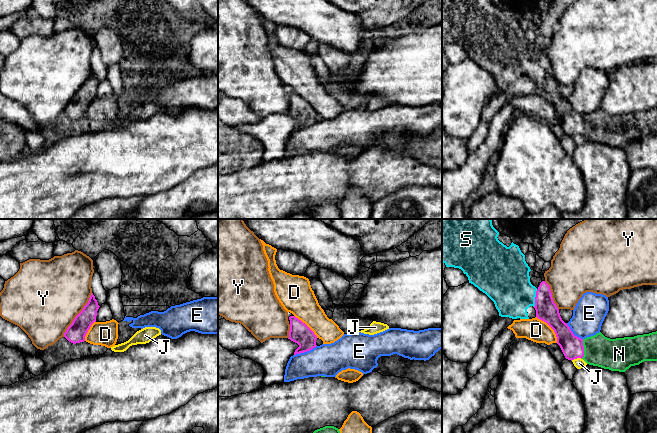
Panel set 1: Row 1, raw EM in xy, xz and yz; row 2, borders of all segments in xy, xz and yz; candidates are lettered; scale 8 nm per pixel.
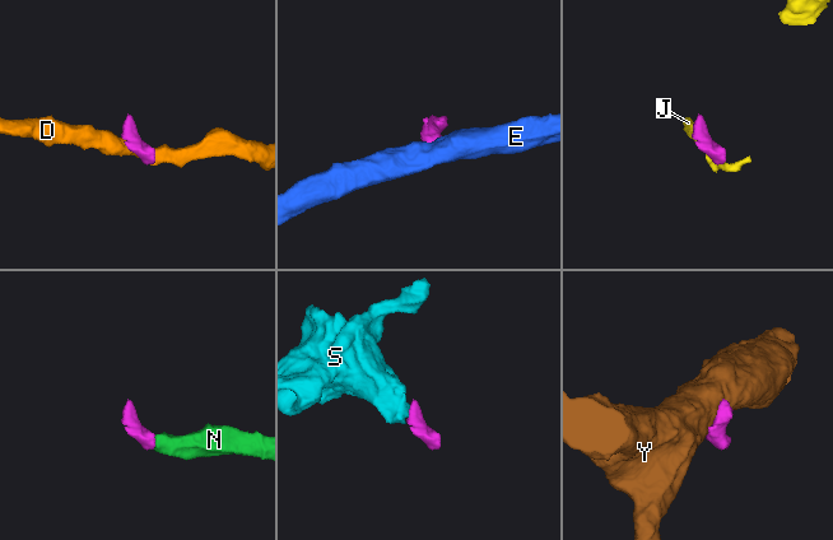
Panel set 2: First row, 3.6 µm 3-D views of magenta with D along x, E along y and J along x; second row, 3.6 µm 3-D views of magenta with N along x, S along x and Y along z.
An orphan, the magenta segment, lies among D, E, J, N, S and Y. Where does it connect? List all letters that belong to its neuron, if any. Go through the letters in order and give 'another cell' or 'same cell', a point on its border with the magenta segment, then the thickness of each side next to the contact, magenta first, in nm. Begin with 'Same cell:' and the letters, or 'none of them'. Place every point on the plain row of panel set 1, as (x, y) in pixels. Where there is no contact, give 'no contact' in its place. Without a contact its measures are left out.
Same cell: N, S
D: another cell | yz (551, 103) | 180/190 nm
E: another cell | xz (305, 127) | 170/260 nm
J: another cell | yz (576, 134) | 180/90 nm
N: same cell | yz (583, 125) | 180/260 nm
S: same cell | yz (535, 74) | 180/360 nm
Y: another cell | xy (77, 91) | 160/500 nm

